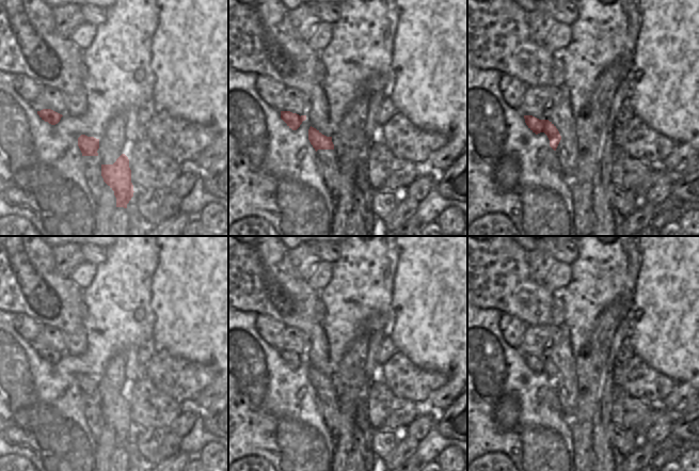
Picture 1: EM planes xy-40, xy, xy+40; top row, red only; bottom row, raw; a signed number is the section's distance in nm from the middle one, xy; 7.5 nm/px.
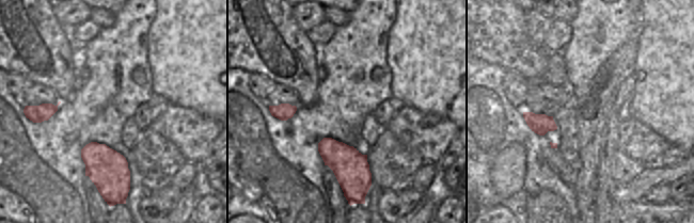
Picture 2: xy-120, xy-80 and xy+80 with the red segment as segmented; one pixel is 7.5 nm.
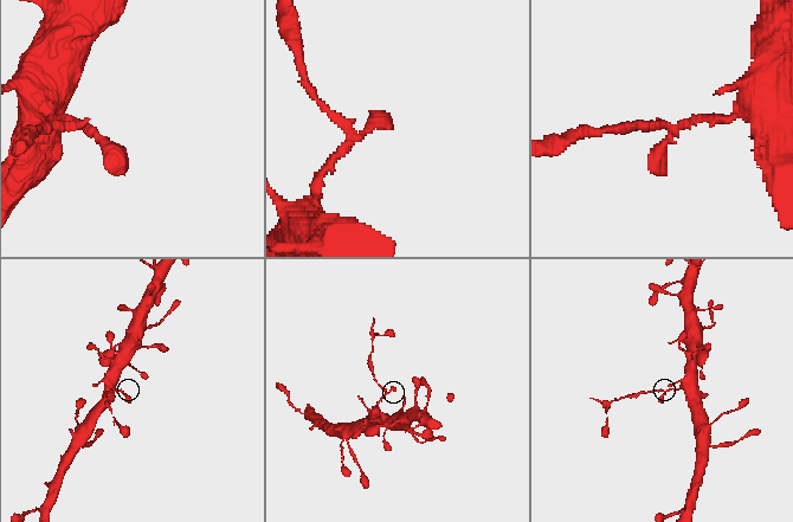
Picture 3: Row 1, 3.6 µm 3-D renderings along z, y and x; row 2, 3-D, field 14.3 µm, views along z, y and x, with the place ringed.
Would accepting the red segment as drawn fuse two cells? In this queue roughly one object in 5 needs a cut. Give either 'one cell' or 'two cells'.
two cells

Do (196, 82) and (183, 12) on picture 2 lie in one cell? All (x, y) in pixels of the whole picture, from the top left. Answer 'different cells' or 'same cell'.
same cell

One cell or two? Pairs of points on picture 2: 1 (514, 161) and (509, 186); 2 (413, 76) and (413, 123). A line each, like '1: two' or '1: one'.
1: one
2: two

